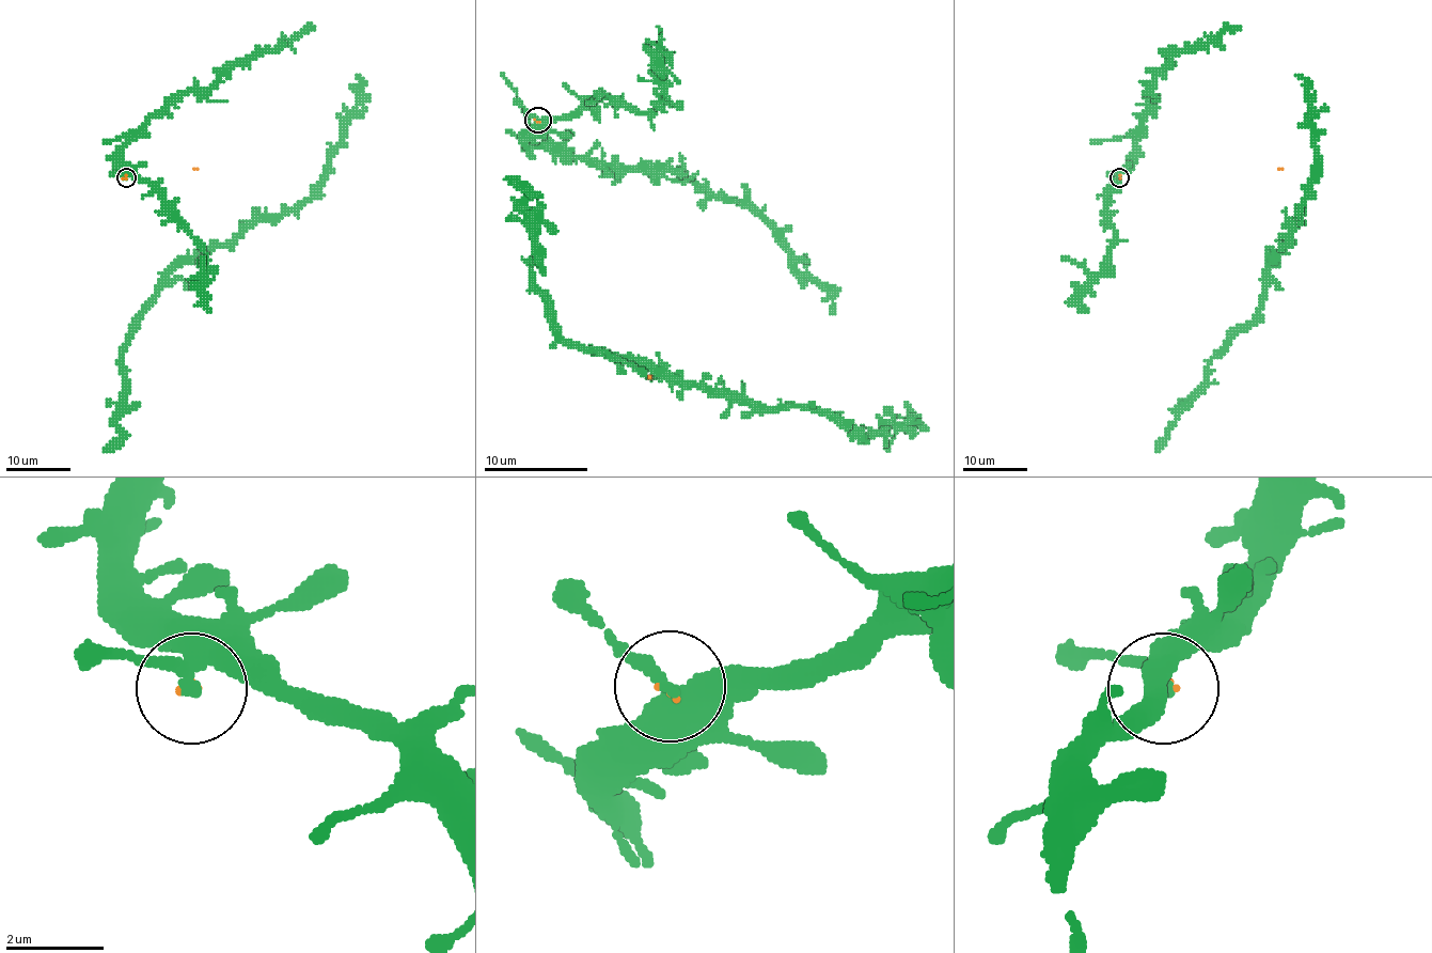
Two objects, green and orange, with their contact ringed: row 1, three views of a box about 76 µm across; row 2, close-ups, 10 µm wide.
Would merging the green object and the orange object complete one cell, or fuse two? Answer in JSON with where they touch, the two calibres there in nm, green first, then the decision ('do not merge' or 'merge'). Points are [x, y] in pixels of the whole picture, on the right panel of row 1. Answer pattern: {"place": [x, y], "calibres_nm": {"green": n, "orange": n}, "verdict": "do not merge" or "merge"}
{"place": [1119, 177], "calibres_nm": {"green": 320, "orange": 40}, "verdict": "do not merge"}

